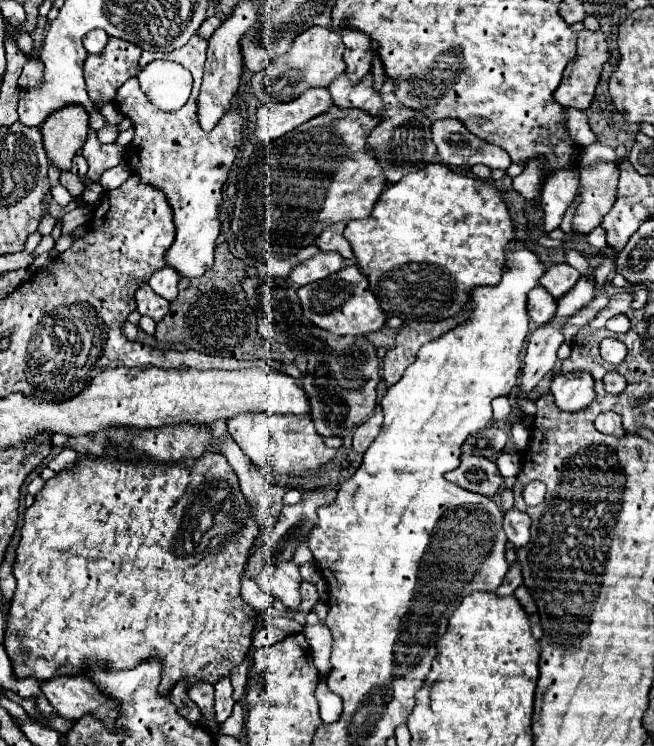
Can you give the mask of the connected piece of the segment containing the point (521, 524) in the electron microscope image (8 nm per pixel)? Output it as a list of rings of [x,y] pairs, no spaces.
[[[517,508],[505,512],[505,534],[515,548],[521,548],[529,542],[529,526],[531,526],[531,518],[525,512]]]

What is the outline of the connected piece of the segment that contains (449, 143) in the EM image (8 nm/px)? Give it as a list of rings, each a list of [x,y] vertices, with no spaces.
[[[437,120],[437,122],[433,122],[431,124],[431,140],[435,142],[439,156],[441,156],[441,160],[447,166],[475,166],[475,164],[485,164],[489,168],[507,170],[509,164],[511,164],[511,158],[509,158],[509,154],[503,148],[487,144],[487,142],[479,140],[477,136],[469,134],[469,130],[461,122],[457,122],[457,120]]]

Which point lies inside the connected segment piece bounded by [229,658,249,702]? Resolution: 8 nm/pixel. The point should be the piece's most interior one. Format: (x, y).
(238, 676)

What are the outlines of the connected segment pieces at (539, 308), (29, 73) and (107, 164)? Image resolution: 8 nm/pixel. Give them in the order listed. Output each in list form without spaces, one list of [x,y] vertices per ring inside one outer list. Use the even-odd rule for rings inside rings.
[[[535,286],[527,298],[529,318],[537,326],[543,326],[545,322],[549,322],[549,318],[553,318],[553,310],[557,310],[557,300],[543,286]]]
[[[29,56],[27,58],[27,64],[23,66],[21,70],[21,76],[19,76],[19,88],[27,90],[27,88],[33,88],[35,84],[39,84],[43,78],[43,64],[39,58],[35,56]]]
[[[89,126],[89,136],[87,142],[83,146],[81,152],[89,164],[89,172],[87,172],[87,180],[91,180],[91,184],[97,184],[101,174],[121,162],[125,162],[125,148],[117,146],[117,144],[101,144],[97,140],[97,132]]]

